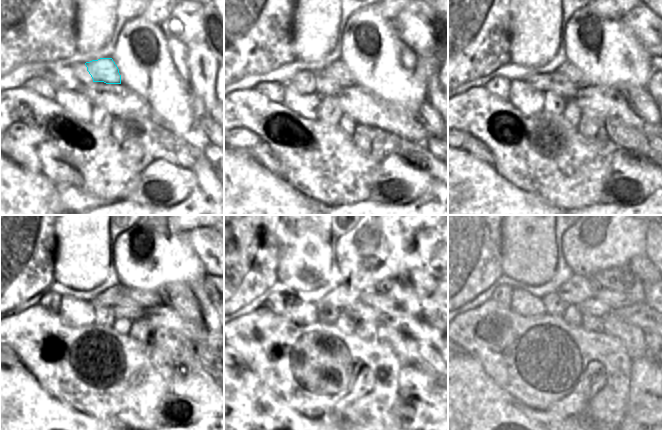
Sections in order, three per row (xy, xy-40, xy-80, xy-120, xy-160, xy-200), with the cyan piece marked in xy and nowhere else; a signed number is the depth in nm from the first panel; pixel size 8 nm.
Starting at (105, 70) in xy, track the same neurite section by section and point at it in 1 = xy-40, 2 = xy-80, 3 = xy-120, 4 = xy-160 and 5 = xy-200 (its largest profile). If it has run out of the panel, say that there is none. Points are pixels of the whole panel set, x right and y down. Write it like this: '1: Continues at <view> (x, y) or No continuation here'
1: Continues at xy-40 (337, 71)
2: Continues at xy-80 (569, 71)
3: Continues at xy-120 (145, 299)
4: Continues at xy-160 (375, 295)
5: Continues at xy-200 (613, 299).

